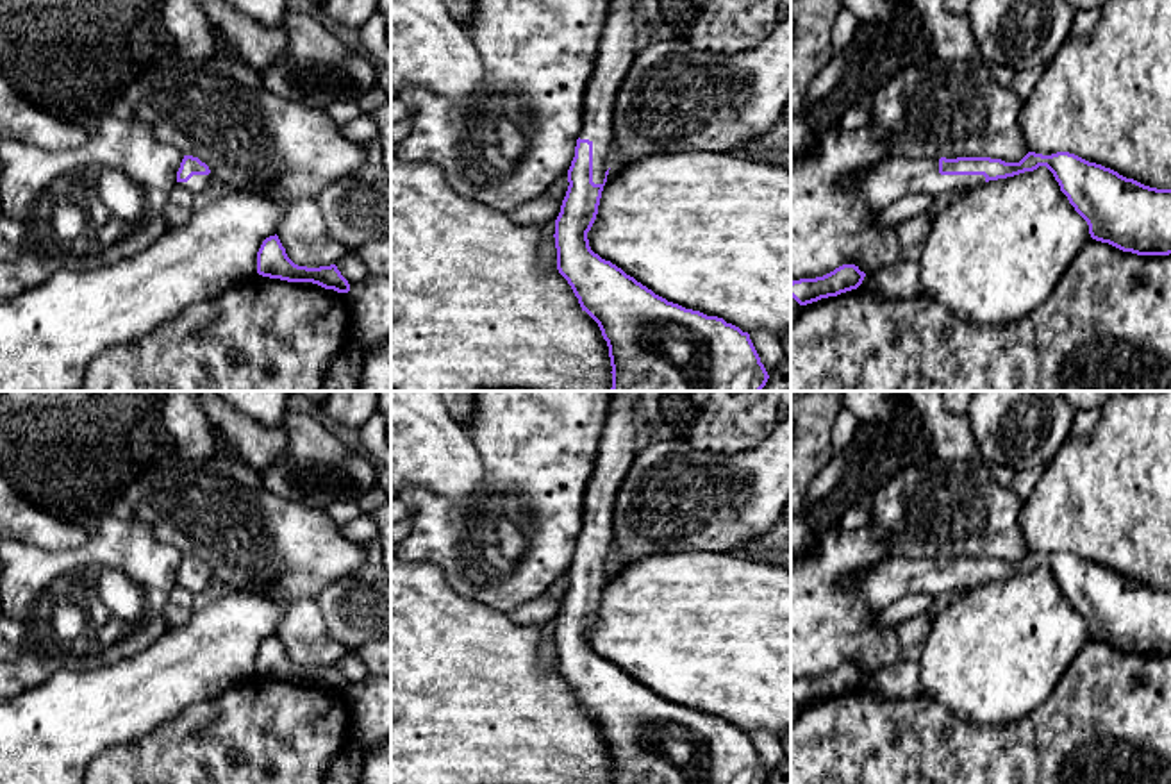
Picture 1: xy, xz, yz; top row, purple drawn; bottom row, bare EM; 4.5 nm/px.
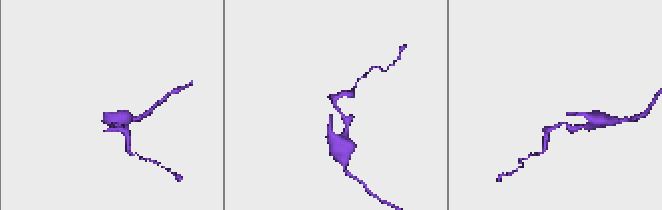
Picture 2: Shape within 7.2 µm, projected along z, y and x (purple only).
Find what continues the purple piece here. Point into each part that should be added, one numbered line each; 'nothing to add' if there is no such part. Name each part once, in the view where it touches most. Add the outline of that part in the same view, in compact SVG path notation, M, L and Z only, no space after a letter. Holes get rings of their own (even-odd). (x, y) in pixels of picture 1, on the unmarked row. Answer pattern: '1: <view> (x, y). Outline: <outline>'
1: xz (618, 445). Outline: M614 391L602 430L594 471L584 495L580 539L593 543L593 582L603 584L607 550L614 539L614 500L637 454L632 411L643 391Z

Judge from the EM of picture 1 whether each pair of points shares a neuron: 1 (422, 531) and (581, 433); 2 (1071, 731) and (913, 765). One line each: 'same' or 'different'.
1: same
2: same

